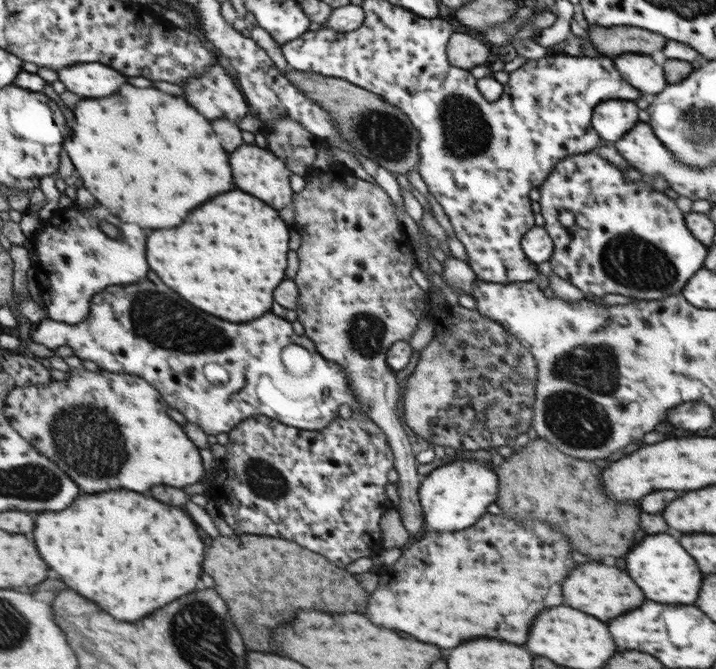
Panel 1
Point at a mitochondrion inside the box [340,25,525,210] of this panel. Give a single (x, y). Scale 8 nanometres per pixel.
(466, 132)

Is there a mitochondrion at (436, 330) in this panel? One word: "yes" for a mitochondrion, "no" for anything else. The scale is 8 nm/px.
no

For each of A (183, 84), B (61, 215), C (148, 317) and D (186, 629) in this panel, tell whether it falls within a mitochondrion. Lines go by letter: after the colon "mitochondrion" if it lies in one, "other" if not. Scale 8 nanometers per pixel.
A: other
B: other
C: mitochondrion
D: mitochondrion

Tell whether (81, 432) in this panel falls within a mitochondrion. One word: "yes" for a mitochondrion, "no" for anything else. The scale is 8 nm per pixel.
yes

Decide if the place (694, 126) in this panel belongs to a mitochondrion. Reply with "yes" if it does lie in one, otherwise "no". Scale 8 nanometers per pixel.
yes

